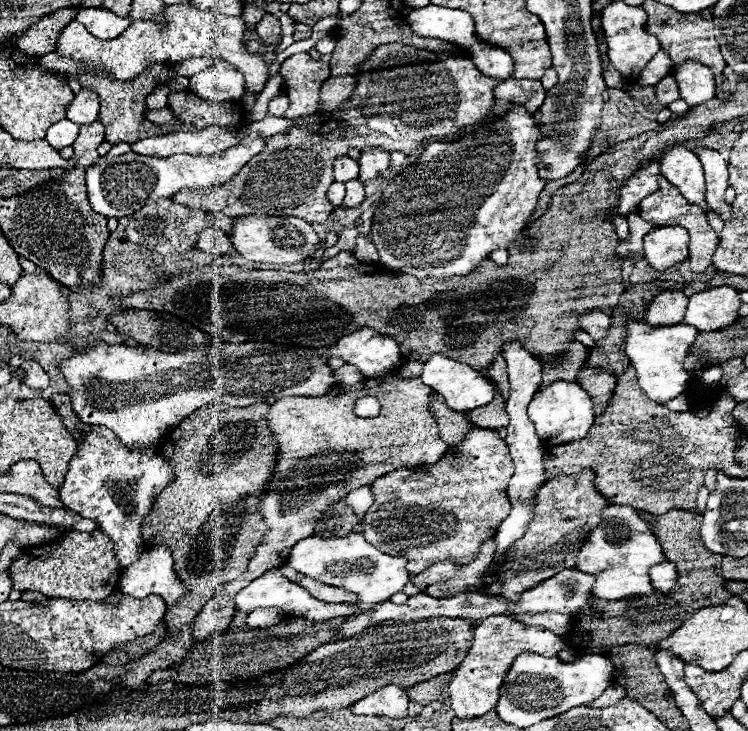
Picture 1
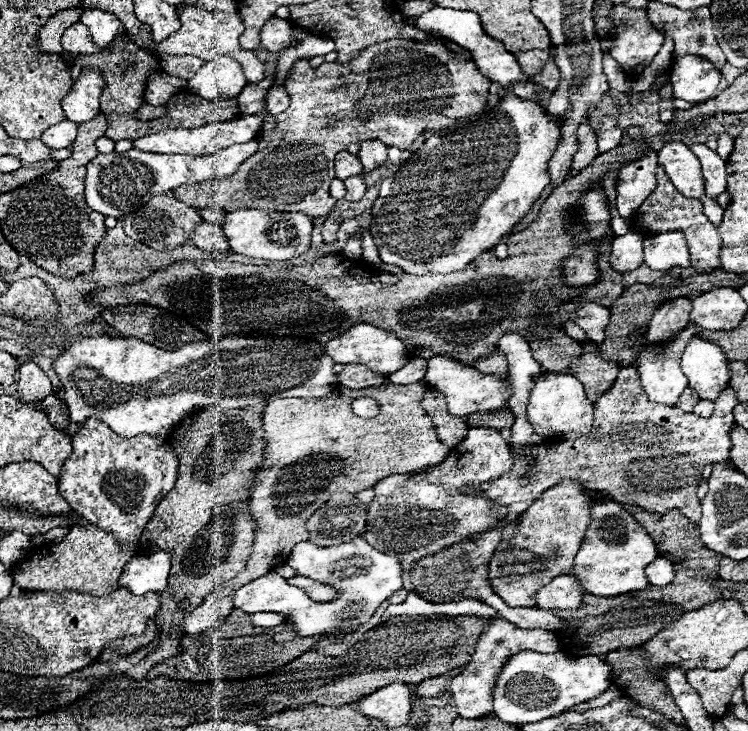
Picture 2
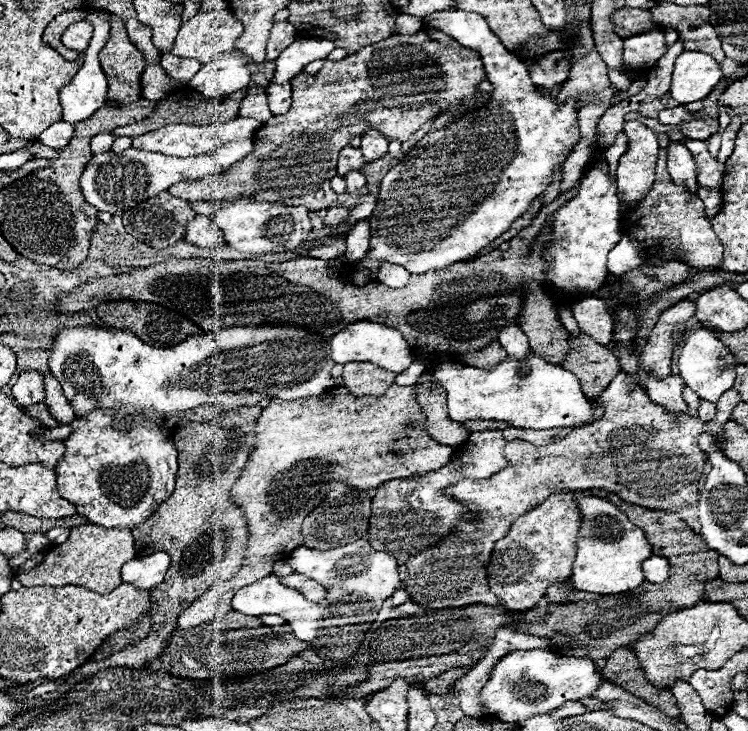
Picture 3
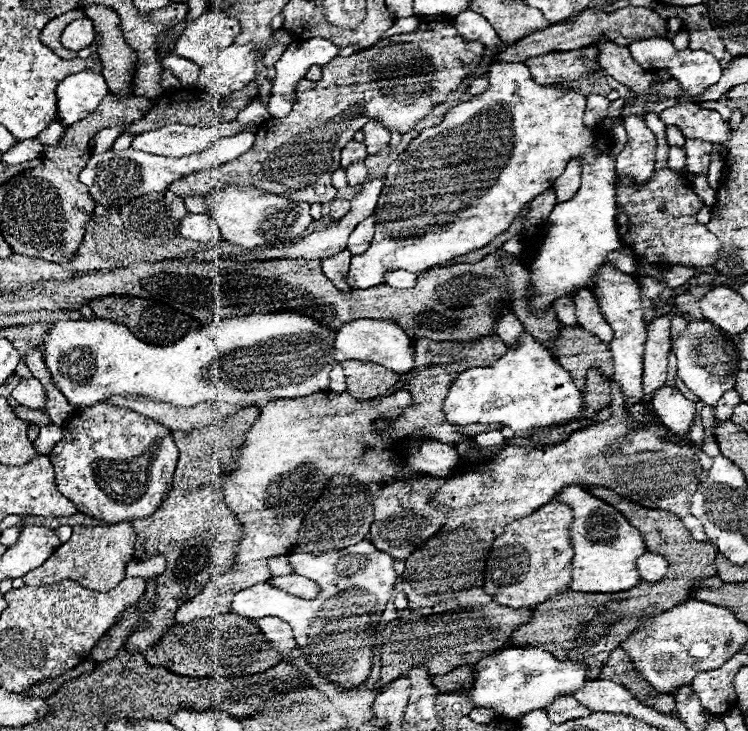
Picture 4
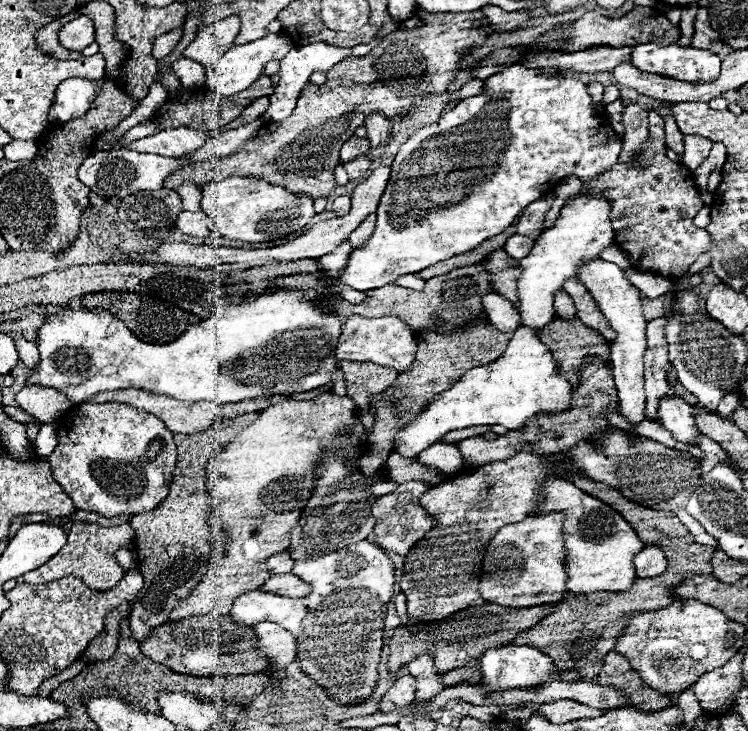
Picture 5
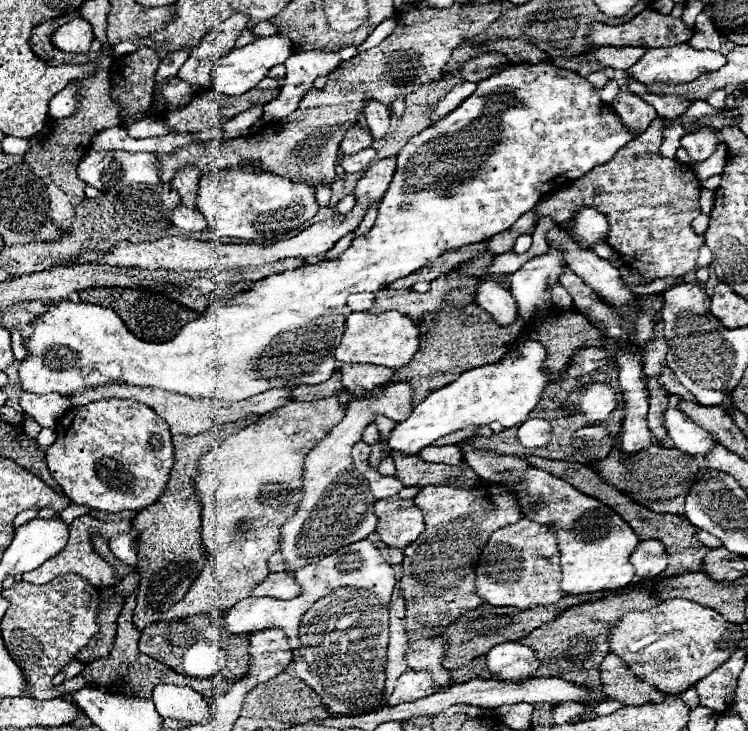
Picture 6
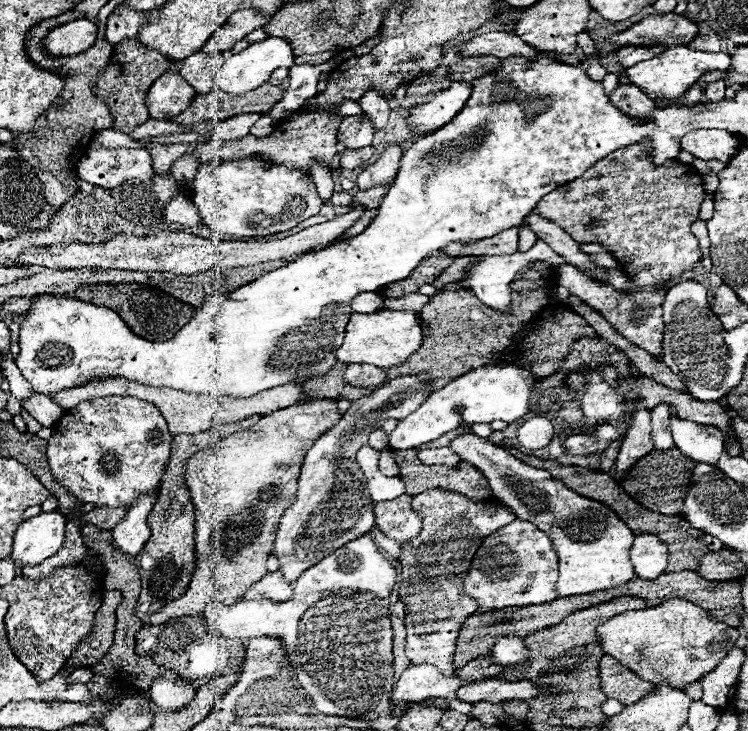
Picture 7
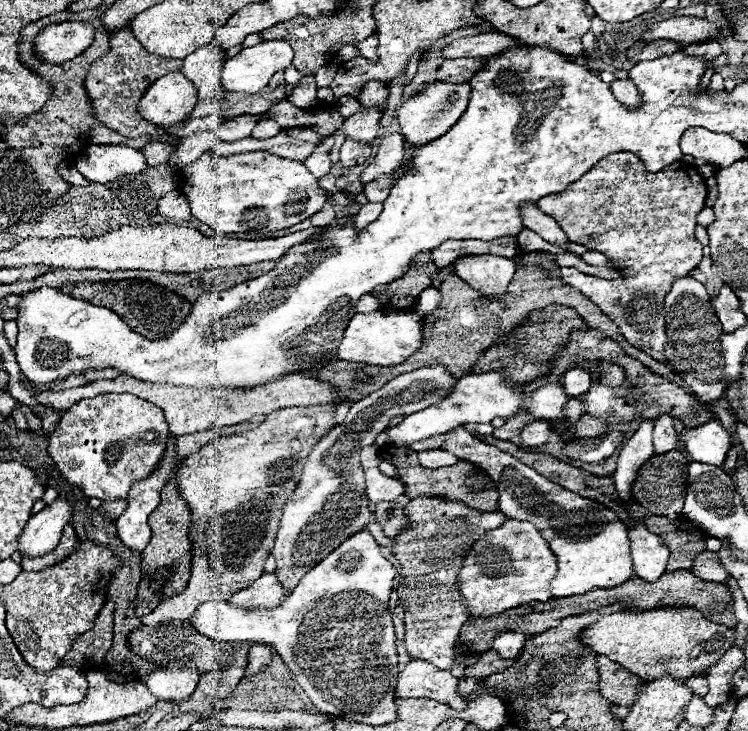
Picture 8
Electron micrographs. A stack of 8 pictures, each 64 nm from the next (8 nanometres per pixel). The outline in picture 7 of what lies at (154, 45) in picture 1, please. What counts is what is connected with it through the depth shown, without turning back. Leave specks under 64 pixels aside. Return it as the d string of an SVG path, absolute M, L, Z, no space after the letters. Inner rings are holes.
M238 10L228 18L228 22L218 28L208 44L204 46L204 52L226 52L230 50L238 40L246 38L256 28L262 28L274 18L274 14L260 14L256 10ZM74 20L74 22L62 24L58 28L52 28L44 36L42 46L54 58L74 56L74 54L86 52L94 44L96 32L98 32L98 26L94 22Z

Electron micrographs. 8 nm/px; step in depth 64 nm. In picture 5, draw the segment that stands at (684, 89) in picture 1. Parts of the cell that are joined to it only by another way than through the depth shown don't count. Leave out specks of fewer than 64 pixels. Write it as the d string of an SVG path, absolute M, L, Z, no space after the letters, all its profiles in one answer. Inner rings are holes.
M655 43L642 44L633 47L632 63L640 72L646 74L656 74L656 76L666 76L691 83L712 82L715 80L721 70L721 59L718 54L710 50L698 50L690 46L660 46Z

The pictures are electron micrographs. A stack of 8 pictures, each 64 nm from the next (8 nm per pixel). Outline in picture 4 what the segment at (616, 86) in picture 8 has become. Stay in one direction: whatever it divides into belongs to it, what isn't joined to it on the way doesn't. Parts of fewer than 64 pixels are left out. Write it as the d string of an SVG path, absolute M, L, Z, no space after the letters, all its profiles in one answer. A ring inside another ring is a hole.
M640 114L624 116L622 124L628 132L628 142L616 158L616 172L630 176L636 184L646 184L654 170L656 138Z

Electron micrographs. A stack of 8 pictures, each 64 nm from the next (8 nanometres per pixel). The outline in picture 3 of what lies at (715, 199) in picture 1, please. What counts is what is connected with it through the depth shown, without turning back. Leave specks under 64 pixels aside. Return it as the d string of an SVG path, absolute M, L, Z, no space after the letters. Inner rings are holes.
M686 140L684 146L690 150L694 162L696 162L696 176L702 186L708 188L720 188L722 186L722 176L724 168L722 162L714 160L708 152L708 144L700 140Z

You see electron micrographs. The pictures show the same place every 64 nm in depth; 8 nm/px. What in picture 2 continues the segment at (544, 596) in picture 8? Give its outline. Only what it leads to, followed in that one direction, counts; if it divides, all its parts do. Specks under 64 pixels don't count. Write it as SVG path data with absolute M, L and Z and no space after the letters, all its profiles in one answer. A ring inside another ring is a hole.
M564 480L542 494L522 516L514 538L500 542L490 560L490 586L512 608L530 608L536 590L556 578L556 574L570 574L574 556L584 540L584 530L590 518L592 498L572 480Z

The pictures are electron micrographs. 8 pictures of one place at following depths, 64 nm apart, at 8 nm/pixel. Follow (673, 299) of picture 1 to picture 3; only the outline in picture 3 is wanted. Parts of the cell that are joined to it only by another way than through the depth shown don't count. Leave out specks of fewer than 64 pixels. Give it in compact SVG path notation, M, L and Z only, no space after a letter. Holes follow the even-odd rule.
M682 300L658 316L658 320L648 336L648 342L642 348L640 368L644 372L652 374L654 378L666 378L672 372L670 370L670 358L672 358L672 350L674 350L672 330L676 324L686 326L690 322L692 314L694 314L694 304L688 300Z

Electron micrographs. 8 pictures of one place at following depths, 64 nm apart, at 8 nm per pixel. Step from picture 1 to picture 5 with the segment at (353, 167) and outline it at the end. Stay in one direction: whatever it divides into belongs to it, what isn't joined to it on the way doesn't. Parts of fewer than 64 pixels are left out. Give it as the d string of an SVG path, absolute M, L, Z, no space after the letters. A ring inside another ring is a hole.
M352 136L348 138L348 142L344 142L342 150L340 150L340 158L346 162L346 160L352 160L354 156L360 156L364 152L368 152L370 146L368 146L368 138L358 138L358 136Z

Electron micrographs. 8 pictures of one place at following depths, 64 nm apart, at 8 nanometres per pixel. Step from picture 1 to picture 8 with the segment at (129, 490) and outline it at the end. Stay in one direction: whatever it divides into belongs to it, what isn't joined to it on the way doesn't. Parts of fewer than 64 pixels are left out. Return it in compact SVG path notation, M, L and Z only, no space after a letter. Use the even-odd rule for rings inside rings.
M104 394L104 396L80 400L62 414L58 430L50 436L48 454L56 462L62 476L70 484L84 490L88 498L116 500L116 498L126 498L130 486L136 480L142 480L154 472L156 464L160 462L166 450L168 434L170 432L164 414L152 402L140 400L132 394Z

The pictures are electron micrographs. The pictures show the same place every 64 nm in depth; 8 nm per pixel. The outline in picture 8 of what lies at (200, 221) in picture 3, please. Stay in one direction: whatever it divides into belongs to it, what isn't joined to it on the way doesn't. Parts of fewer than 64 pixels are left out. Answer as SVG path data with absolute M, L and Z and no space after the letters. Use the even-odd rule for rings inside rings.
M172 190L158 200L158 214L174 220L190 220L192 216L186 198L178 190Z

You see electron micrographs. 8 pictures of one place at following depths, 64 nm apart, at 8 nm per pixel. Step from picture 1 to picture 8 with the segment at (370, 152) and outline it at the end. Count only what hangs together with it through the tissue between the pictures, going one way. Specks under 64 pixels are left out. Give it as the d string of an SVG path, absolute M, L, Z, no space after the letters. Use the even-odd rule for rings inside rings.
M368 82L364 90L358 94L358 102L362 106L386 106L388 104L388 86L384 82Z

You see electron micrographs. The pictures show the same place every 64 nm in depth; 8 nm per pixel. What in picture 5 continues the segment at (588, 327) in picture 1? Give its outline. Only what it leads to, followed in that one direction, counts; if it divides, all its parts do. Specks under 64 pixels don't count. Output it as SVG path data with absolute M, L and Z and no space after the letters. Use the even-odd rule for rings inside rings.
M566 280L564 282L564 290L572 296L574 304L576 304L576 316L590 328L598 330L606 340L614 340L616 332L612 330L612 326L608 324L608 320L604 318L602 310L598 308L595 300L590 292L586 290L586 286L580 280Z

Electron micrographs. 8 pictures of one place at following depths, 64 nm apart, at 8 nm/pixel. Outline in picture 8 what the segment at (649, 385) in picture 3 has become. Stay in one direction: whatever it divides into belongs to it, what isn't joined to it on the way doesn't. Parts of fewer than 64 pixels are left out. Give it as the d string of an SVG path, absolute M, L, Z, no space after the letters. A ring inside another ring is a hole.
M712 420L698 428L684 428L680 436L692 460L718 468L724 464L730 450L730 436L720 420Z

